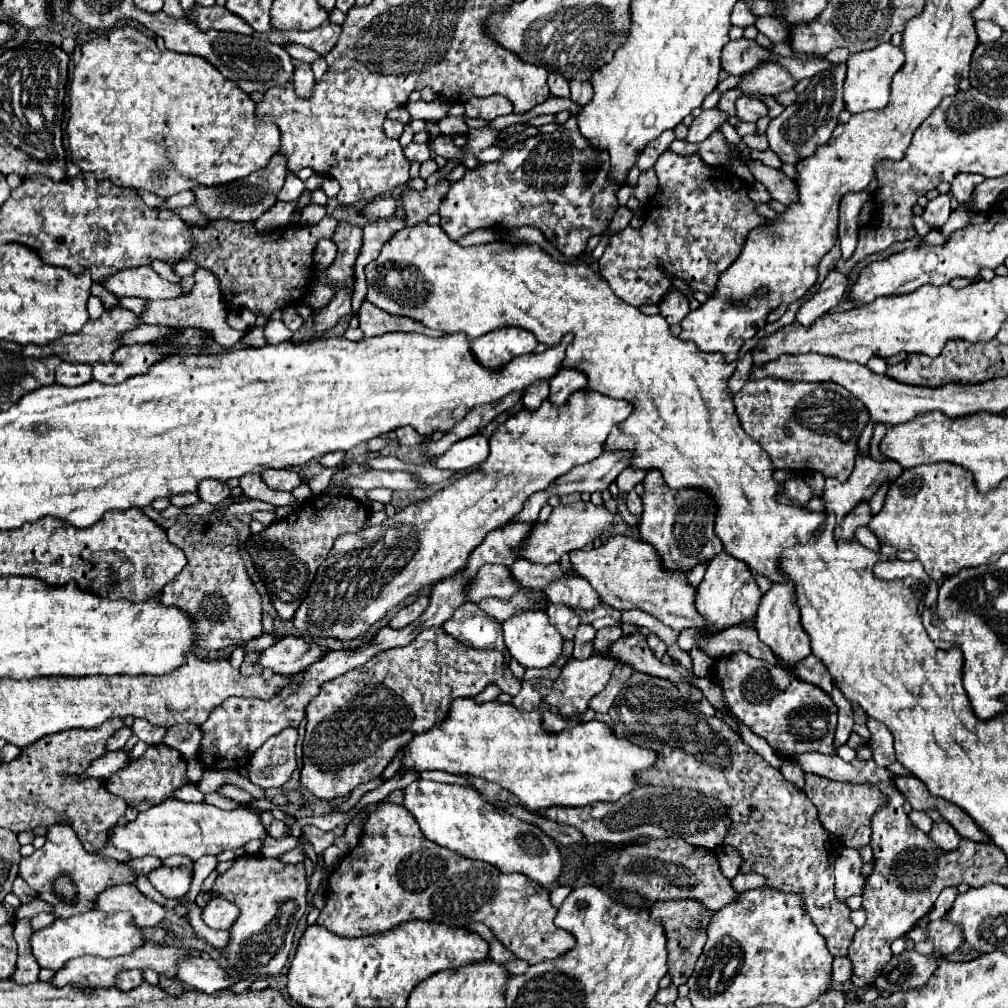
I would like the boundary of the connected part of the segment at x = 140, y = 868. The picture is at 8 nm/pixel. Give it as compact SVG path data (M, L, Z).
M142 857L142 859L134 859L134 861L128 861L128 865L134 869L134 873L138 875L138 873L150 873L152 869L156 869L156 867L160 867L162 865L162 861L160 859L156 859L156 857Z

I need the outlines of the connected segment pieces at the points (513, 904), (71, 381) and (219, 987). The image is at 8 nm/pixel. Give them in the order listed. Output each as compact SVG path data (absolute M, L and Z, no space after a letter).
M388 801L378 803L376 809L370 813L360 843L350 851L350 855L346 855L338 863L336 871L332 871L328 887L330 893L324 909L320 911L318 923L340 937L362 937L362 935L384 933L410 919L442 923L448 927L464 927L472 921L480 921L490 927L494 937L508 951L512 951L518 959L528 961L530 965L546 959L556 959L576 945L576 939L572 935L568 935L564 929L560 931L556 929L554 925L556 909L550 903L548 891L540 889L534 881L530 881L522 873L504 875L496 867L484 861L462 857L456 851L450 851L446 847L428 841L422 835L414 815L402 805L394 805Z
M60 363L56 369L56 383L76 387L92 381L92 365L76 365L76 363Z
M188 957L188 961L180 961L176 979L180 979L186 987L202 993L216 993L234 985L228 969L224 969L214 959L206 961L202 957Z

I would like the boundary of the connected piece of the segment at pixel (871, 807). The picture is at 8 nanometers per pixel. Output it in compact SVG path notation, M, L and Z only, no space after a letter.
M806 773L806 795L816 805L820 823L832 835L836 835L846 847L860 849L870 843L870 819L878 807L884 805L886 797L876 785L850 785L850 783L836 783L826 777L818 777Z

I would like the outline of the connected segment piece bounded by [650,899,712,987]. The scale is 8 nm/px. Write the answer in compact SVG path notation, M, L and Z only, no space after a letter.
M672 899L672 901L656 901L650 909L650 919L658 921L664 927L666 933L666 949L668 949L668 973L672 977L672 983L678 987L686 983L686 979L692 975L694 963L702 953L702 947L706 943L706 929L712 919L712 911L704 907L698 899Z

